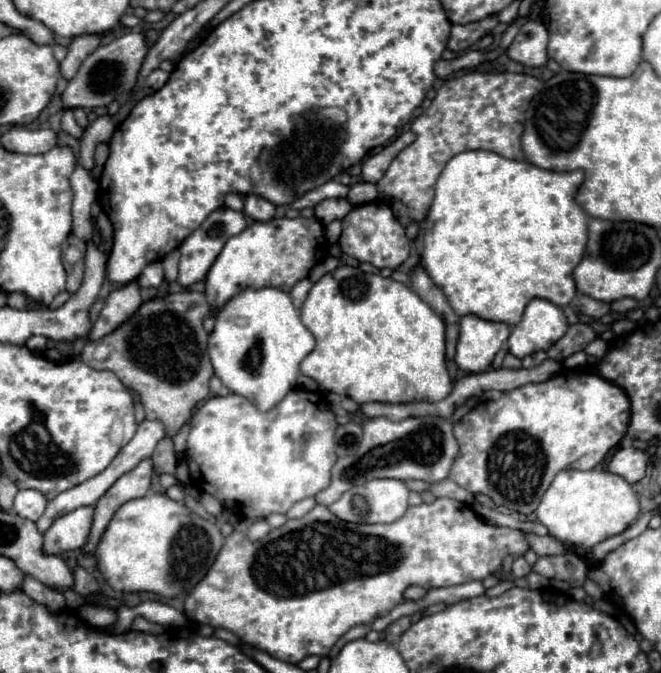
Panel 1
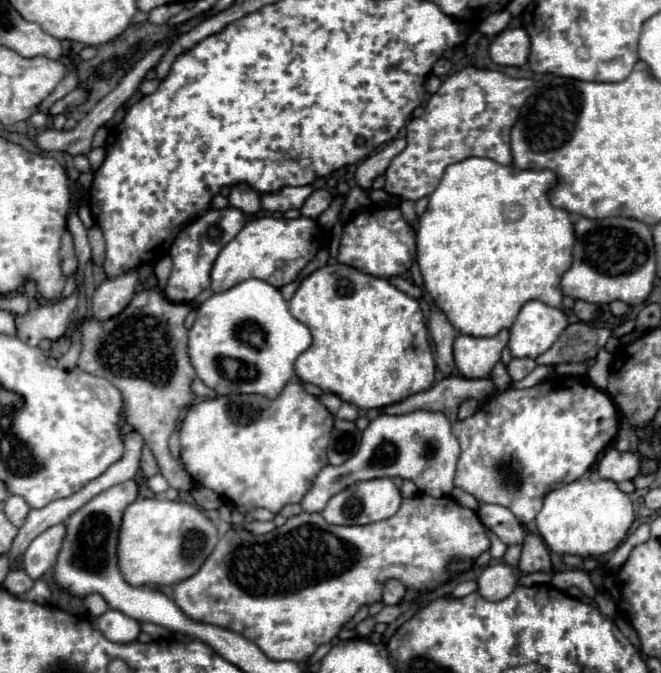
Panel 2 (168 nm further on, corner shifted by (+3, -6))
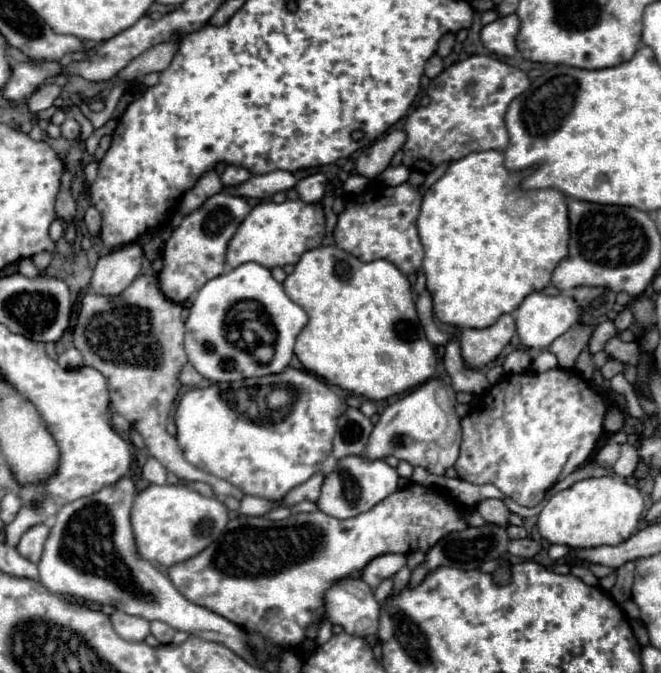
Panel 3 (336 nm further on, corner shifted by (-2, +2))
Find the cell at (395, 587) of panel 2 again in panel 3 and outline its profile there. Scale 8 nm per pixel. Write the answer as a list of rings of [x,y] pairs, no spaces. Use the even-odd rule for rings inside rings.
[[[383,553],[375,559],[371,559],[363,571],[361,571],[361,579],[365,583],[369,583],[369,587],[379,587],[379,583],[391,575],[395,575],[401,567],[405,565],[405,555],[401,553]]]

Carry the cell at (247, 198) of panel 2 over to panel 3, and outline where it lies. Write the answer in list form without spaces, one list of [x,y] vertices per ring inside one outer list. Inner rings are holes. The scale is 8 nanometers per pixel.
[[[229,165],[229,167],[225,167],[225,171],[221,173],[221,181],[223,181],[225,187],[235,187],[235,185],[243,183],[245,179],[249,179],[249,175],[251,175],[251,173],[249,173],[247,169]]]

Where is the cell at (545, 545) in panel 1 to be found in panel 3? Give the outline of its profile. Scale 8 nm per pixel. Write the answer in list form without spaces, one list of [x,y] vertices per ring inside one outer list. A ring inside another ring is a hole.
[[[483,499],[475,505],[475,509],[487,523],[501,523],[503,527],[507,527],[509,509],[501,499]]]

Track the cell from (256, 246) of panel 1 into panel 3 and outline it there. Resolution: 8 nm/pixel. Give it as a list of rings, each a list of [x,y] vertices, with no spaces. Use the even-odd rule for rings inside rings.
[[[283,201],[283,203],[259,203],[251,209],[251,213],[243,219],[237,233],[229,241],[227,247],[227,265],[239,267],[241,263],[255,261],[267,269],[293,265],[297,259],[313,249],[319,247],[325,237],[325,215],[321,203],[305,203],[297,201]]]

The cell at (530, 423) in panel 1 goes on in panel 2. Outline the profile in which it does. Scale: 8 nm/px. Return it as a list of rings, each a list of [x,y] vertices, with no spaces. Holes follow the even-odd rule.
[[[570,375],[550,377],[530,389],[510,389],[480,405],[480,409],[464,419],[452,423],[452,433],[460,443],[460,459],[454,485],[474,495],[480,503],[496,503],[510,509],[520,523],[530,523],[542,509],[544,497],[552,487],[580,479],[590,471],[596,457],[608,447],[620,429],[620,413],[606,391],[594,385],[584,385]]]

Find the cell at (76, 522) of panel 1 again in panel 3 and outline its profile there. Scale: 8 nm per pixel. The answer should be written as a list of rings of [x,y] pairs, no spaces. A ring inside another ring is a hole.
[[[39,523],[29,527],[23,537],[19,539],[19,543],[15,545],[17,553],[23,555],[25,559],[29,559],[31,563],[37,563],[37,559],[41,559],[41,547],[45,543],[45,535],[49,535],[49,527]]]

